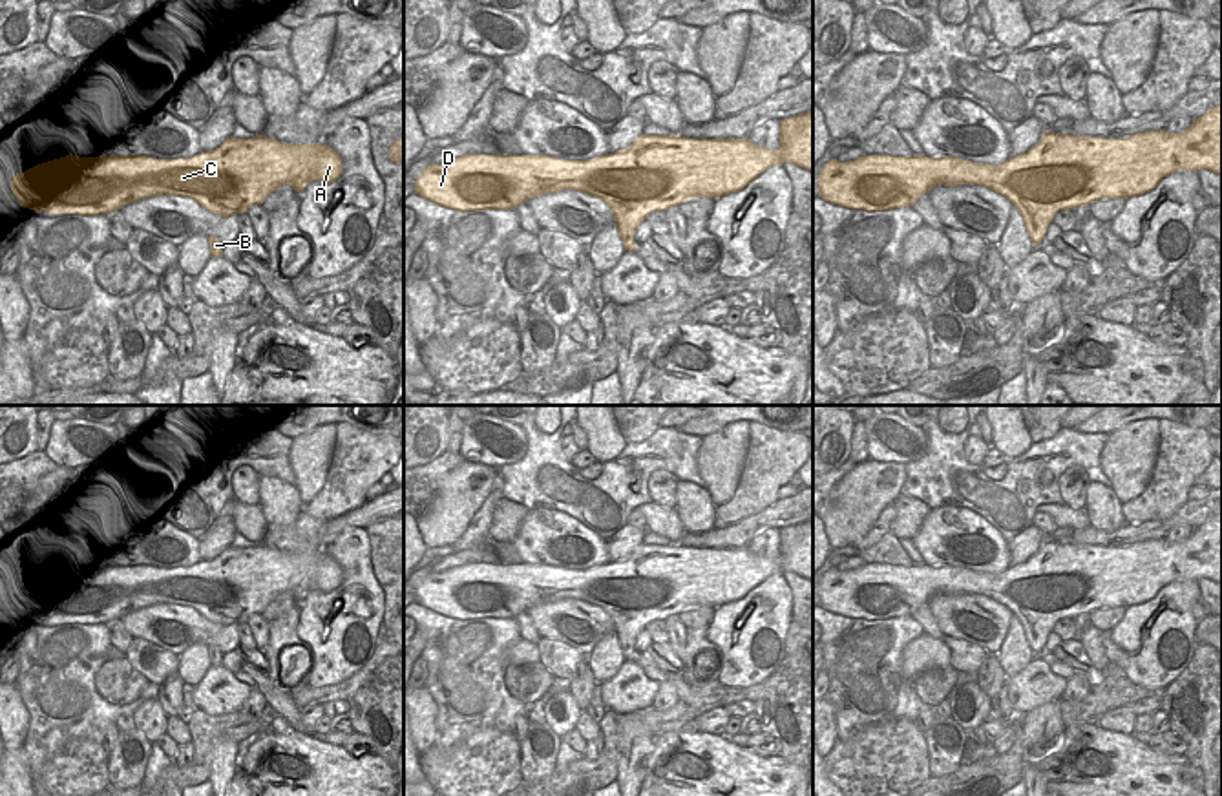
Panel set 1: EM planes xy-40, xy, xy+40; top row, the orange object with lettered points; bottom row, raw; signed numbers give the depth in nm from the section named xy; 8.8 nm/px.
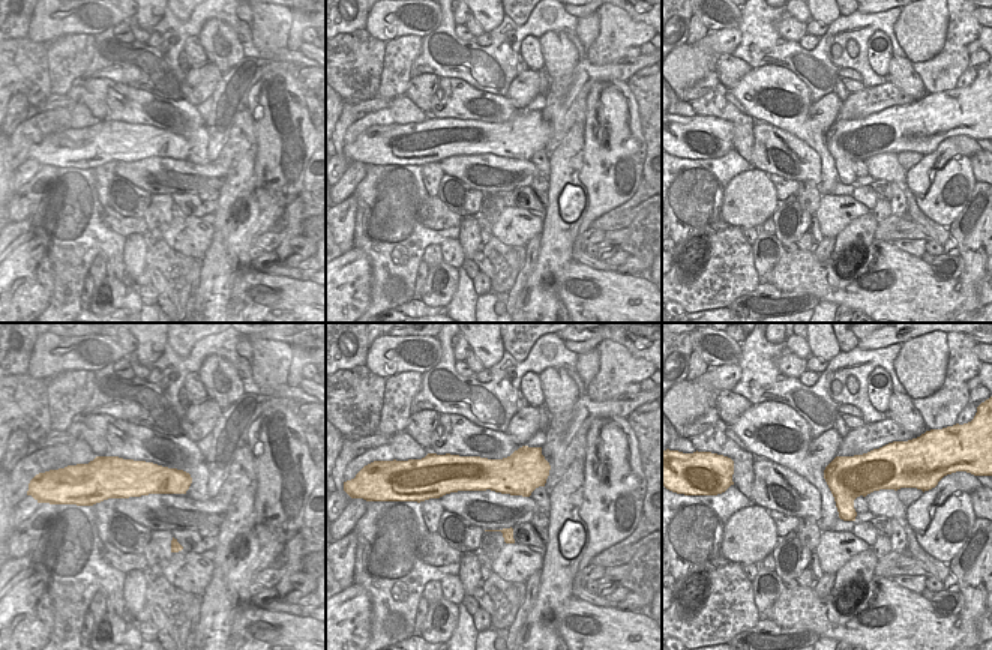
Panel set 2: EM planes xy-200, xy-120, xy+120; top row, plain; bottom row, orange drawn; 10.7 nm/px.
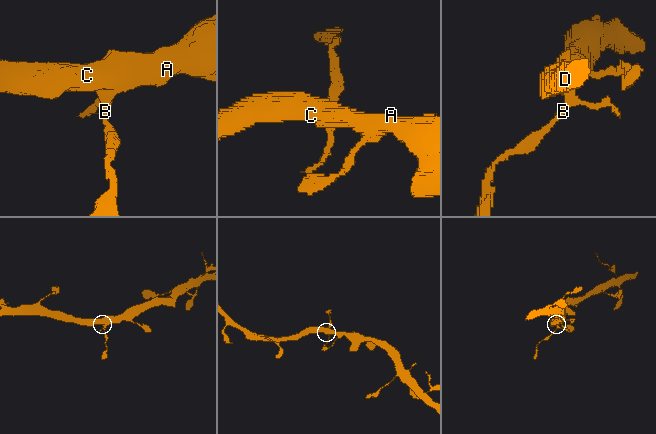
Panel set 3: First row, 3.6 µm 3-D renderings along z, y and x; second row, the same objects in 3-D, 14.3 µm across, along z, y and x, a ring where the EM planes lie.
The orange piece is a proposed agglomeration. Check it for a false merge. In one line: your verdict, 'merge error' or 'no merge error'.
no merge error

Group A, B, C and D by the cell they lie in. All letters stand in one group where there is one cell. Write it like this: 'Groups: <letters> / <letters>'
Groups: A B C D

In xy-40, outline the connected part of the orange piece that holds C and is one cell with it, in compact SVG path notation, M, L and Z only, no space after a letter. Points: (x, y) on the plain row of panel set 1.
M265 544L252 548L228 546L217 559L201 560L194 566L155 568L146 564L66 564L26 581L11 590L11 599L20 615L47 623L106 624L124 613L153 606L181 604L199 612L216 624L245 623L281 593L303 601L312 590L334 592L343 582L340 564L327 553L287 553Z

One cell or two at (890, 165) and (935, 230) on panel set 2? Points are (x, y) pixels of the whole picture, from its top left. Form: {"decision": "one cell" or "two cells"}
{"decision": "one cell"}

